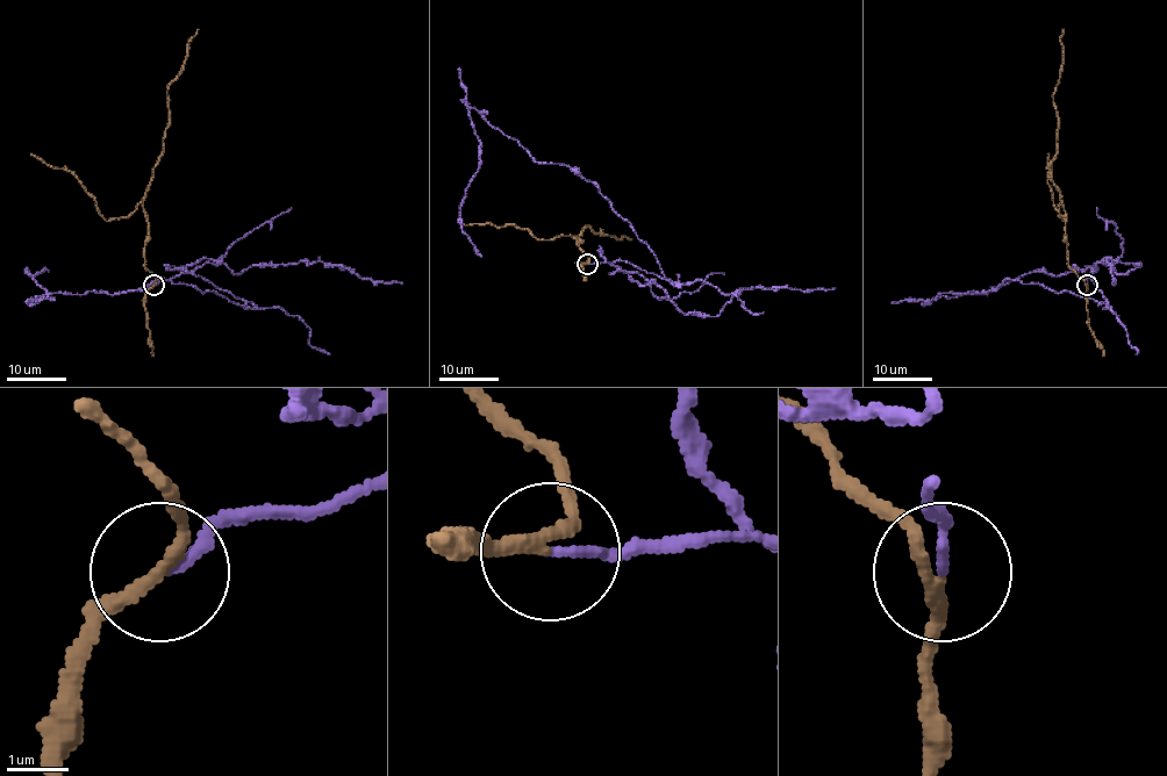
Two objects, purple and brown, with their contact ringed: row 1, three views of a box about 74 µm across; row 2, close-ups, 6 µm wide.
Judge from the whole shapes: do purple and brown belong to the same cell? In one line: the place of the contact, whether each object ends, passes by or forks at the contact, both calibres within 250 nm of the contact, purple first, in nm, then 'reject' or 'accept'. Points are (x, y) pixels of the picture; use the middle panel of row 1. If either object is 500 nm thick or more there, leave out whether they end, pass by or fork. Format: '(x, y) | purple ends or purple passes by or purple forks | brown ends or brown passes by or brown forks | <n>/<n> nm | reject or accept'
(587, 264) | purple ends | brown passes by | 160/200 nm | reject

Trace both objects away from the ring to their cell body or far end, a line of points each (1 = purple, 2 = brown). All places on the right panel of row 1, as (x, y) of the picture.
1: (1088, 285), (1089, 267), (1109, 307), (1006, 279), (931, 300), (1080, 271)
2: (1088, 285), (1068, 264), (1065, 215), (1050, 169), (1055, 153), (1058, 122), (1053, 101), (1062, 64), (1064, 29)

